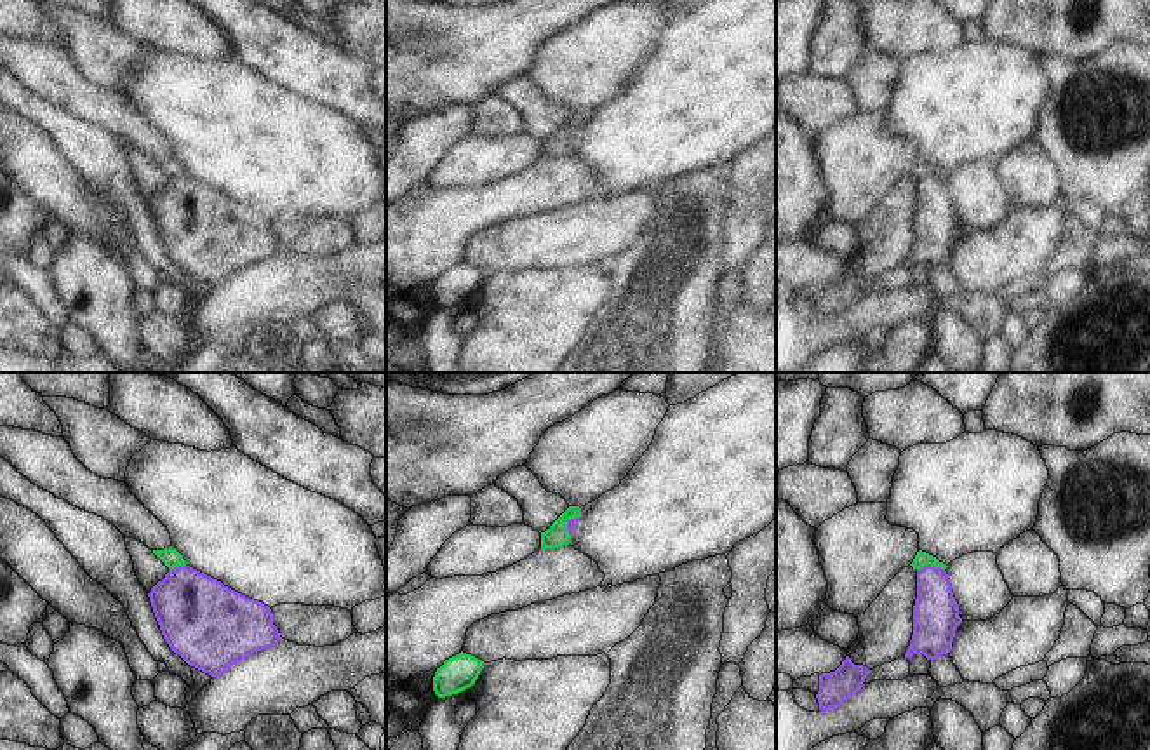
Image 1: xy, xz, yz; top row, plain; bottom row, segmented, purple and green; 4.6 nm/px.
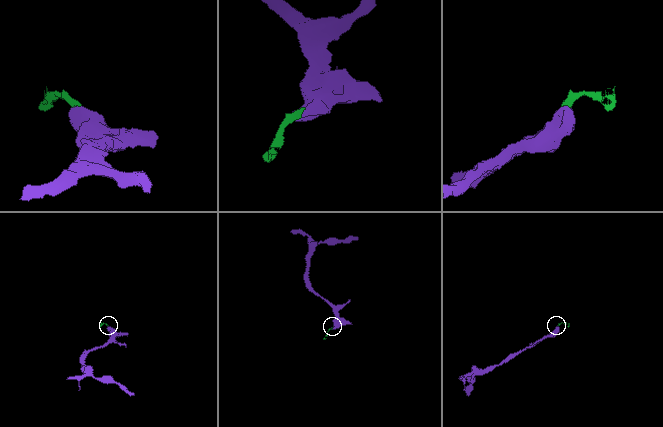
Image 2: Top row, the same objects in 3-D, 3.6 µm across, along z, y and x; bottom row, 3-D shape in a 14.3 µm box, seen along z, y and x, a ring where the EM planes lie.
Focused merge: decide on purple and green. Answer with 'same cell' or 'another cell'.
another cell

